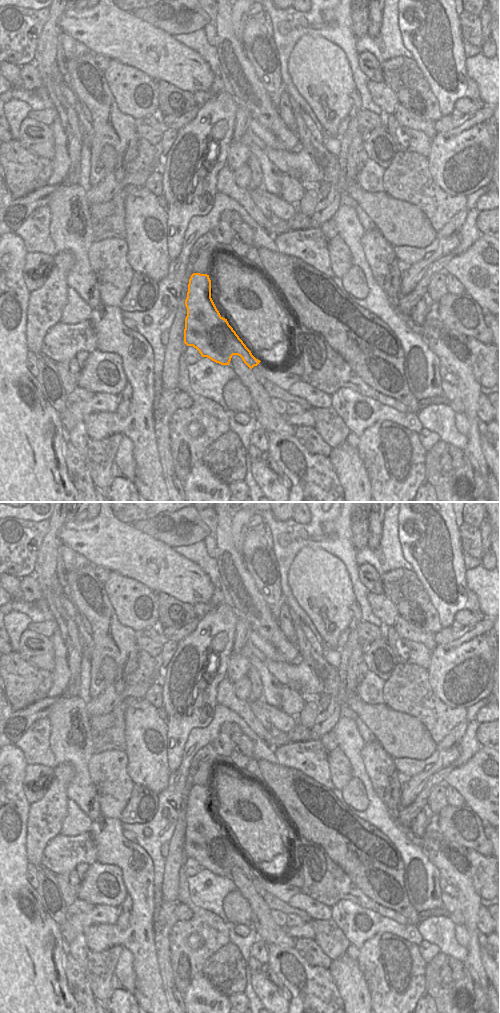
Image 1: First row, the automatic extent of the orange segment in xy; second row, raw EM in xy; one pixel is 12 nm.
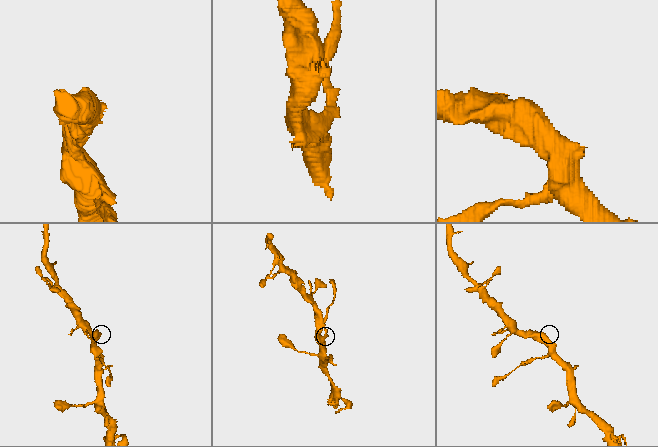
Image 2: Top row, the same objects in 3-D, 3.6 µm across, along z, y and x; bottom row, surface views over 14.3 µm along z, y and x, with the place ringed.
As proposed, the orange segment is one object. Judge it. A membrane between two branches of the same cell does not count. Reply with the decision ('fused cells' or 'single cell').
fused cells

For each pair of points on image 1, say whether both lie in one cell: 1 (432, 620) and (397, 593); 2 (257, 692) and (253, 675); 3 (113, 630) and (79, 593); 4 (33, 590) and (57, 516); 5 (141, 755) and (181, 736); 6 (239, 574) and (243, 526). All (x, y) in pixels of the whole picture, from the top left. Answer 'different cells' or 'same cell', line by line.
1: same cell
2: same cell
3: same cell
4: different cells
5: different cells
6: different cells

